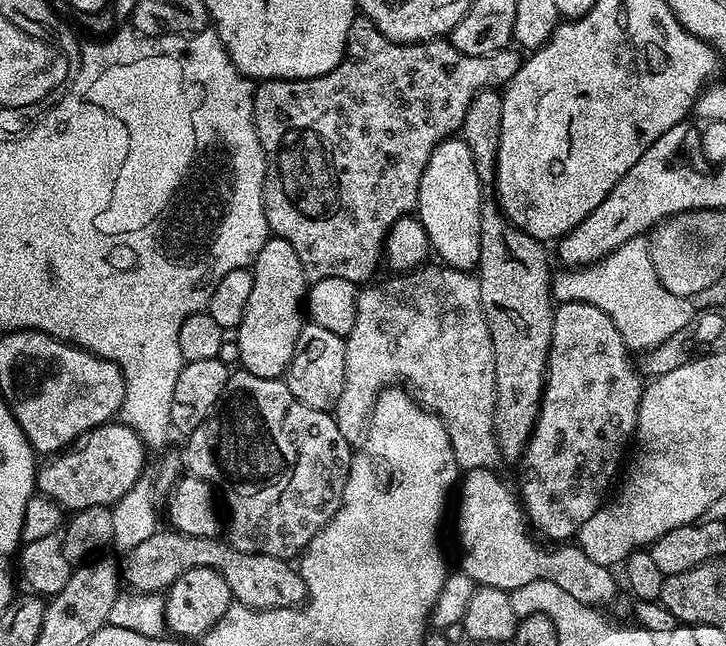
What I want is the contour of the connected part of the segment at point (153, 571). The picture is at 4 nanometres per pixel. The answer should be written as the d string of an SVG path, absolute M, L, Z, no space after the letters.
M175 530L167 531L150 533L145 540L138 541L133 546L132 553L125 560L122 560L122 580L133 593L160 594L178 578L182 578L182 574L186 574L186 570L209 568L222 574L222 578L226 578L226 586L230 586L233 601L238 604L245 604L247 608L295 608L304 603L306 599L304 583L299 571L289 561L279 560L266 554L243 552L234 547L233 544L229 544L224 538L214 536L202 538L201 536L182 534Z

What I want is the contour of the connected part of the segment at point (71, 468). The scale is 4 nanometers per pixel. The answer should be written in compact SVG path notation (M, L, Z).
M109 422L83 437L77 452L64 450L36 473L36 492L54 501L61 510L81 512L86 506L115 506L137 487L144 472L144 440L130 425Z

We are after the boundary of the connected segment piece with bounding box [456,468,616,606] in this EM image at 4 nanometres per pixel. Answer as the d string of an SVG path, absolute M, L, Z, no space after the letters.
M491 468L467 469L458 488L460 513L456 516L456 532L464 551L462 570L466 575L477 585L501 588L509 594L524 589L535 580L549 580L562 586L577 604L604 606L600 604L610 603L616 596L613 569L598 566L598 562L591 560L579 546L560 546L557 552L543 552L528 537L526 513L517 493L513 489L511 492L496 474Z

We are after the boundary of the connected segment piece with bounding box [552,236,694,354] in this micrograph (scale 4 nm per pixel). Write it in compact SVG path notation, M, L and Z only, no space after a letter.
M635 236L630 238L630 242L618 246L618 250L602 257L597 264L587 264L585 268L561 271L561 276L559 273L552 282L552 294L557 301L573 300L574 302L586 302L590 306L598 306L598 310L602 310L602 314L606 314L610 322L618 326L618 334L622 334L624 345L636 354L647 353L649 349L665 343L672 334L677 333L682 326L690 322L694 313L693 301L689 297L670 294L670 290L662 286L654 270L654 262L652 255L648 252L648 246L649 241L644 236Z

